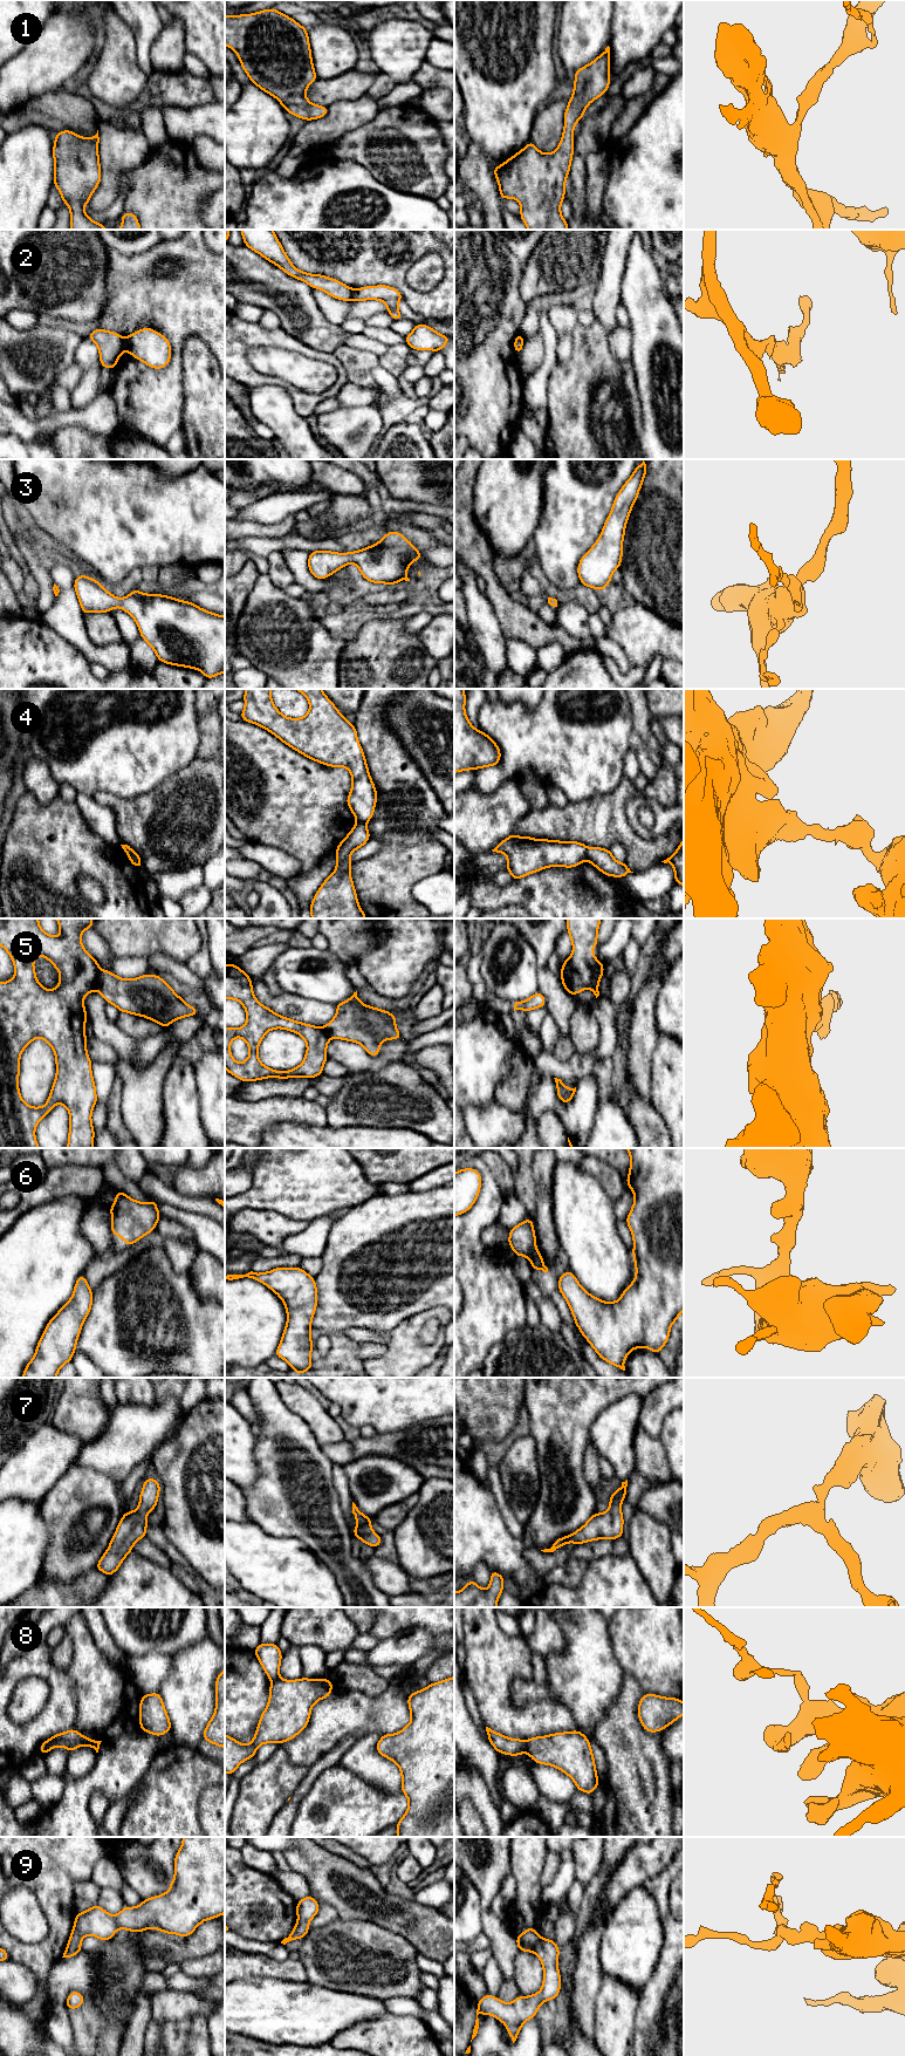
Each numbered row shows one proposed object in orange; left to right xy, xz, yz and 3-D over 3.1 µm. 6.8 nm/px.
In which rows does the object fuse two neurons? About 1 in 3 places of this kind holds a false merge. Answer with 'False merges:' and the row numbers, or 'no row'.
False merges: 2, 4, 5, 8, 9

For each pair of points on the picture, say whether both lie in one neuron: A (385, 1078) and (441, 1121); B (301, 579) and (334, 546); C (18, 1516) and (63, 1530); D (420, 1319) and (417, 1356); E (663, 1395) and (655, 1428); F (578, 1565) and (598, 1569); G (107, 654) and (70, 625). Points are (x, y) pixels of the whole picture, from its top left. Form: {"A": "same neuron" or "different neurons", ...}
{"A": "same neuron", "B": "different neurons", "C": "different neurons", "D": "same neuron", "E": "same neuron", "F": "different neurons", "G": "same neuron"}

